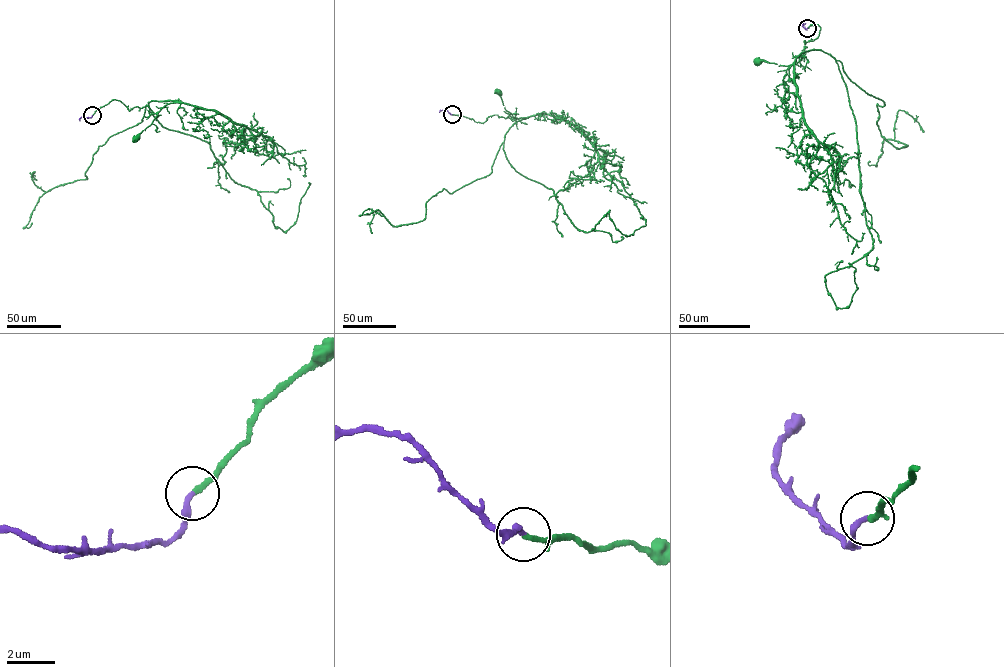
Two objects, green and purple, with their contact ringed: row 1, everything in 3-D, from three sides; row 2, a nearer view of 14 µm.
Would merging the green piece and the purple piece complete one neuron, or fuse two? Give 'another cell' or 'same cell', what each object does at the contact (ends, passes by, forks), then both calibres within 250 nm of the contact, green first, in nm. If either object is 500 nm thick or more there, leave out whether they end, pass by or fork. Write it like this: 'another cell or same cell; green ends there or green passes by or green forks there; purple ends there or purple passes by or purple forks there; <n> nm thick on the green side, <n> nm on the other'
same cell; green ends there; purple ends there; 220 nm thick on the green side, 240 nm on the other

